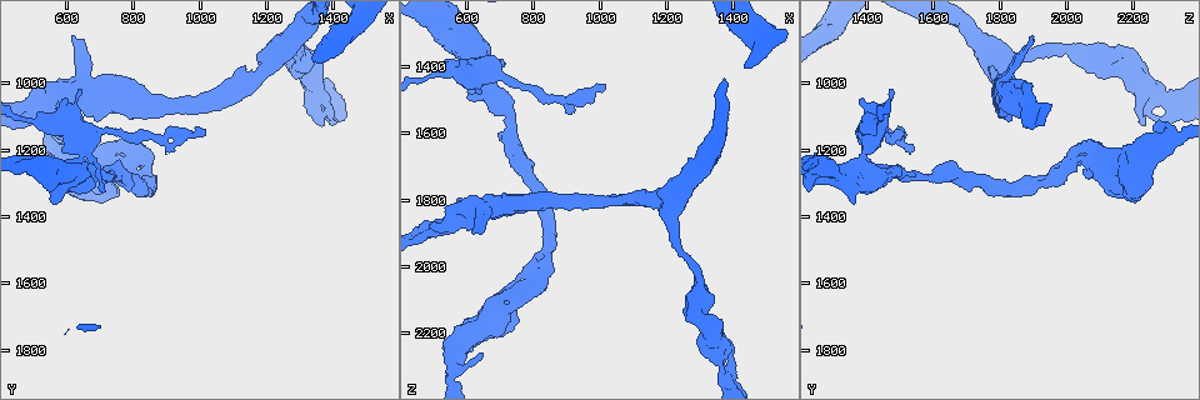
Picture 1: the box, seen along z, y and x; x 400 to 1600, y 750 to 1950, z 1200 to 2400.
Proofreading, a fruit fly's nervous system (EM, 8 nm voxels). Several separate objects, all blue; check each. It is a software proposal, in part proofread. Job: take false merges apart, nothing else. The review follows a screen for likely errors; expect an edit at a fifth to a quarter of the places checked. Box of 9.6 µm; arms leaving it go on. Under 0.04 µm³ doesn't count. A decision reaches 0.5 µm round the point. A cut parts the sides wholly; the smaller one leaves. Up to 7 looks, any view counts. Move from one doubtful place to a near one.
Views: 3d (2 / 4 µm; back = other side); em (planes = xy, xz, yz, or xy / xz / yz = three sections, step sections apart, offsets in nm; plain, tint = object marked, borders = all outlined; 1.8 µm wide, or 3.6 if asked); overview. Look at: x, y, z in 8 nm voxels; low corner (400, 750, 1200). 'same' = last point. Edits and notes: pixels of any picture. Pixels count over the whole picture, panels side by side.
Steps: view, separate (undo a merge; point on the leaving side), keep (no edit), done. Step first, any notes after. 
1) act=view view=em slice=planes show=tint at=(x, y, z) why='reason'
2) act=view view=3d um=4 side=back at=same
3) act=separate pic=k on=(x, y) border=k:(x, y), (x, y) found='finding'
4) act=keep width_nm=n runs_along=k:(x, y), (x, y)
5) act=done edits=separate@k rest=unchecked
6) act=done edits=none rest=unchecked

act=view view=3d um=4 at=(1200, 960, 1790) why='side arm on a straight run'

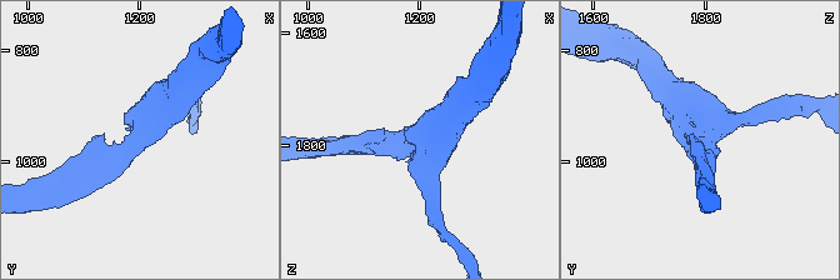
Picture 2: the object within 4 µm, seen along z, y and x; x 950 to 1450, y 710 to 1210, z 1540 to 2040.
act=view view=em slice=planes show=plain at=(1195, 955, 1785) arms=3 arm_widths_nm=220,300,360 why='need the tissue'

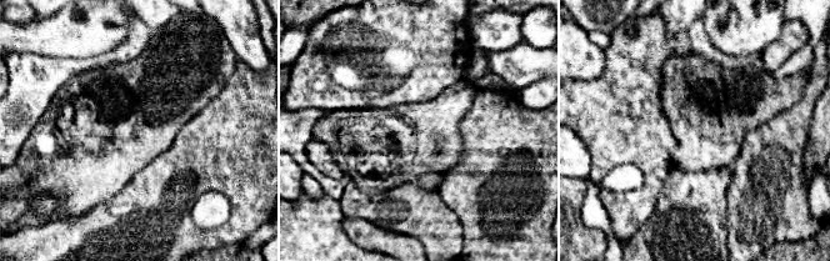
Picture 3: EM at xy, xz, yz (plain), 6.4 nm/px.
act=view view=em slice=planes show=tint at=same

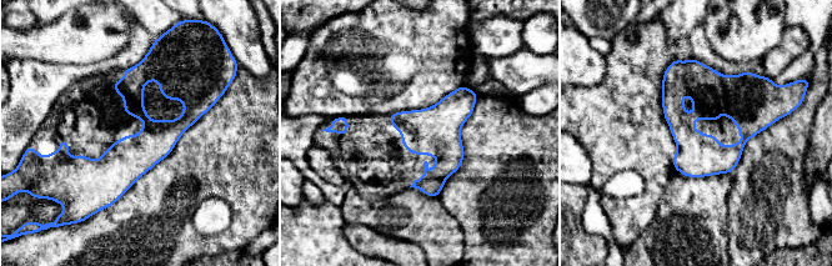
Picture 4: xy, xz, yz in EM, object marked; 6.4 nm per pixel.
act=keep found='continuous, no second neuron'

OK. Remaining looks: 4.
act=view view=em slice=planes show=tint at=(1390, 1110, 2290) why='closes a loop'

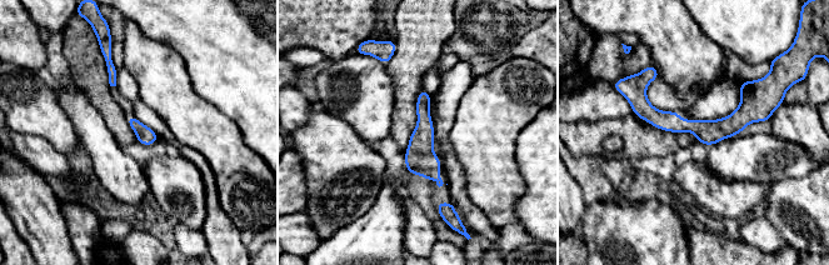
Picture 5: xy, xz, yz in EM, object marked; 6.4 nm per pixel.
act=keep width_nm=120 runs_along=5:(630, 99), (694, 126), (768, 104) found='all the same neuron'

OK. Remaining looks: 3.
act=view view=em slice=planes show=tint at=(690, 1040, 1810) why='touches itself'

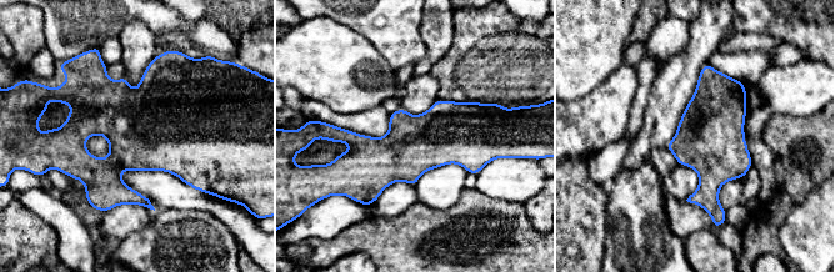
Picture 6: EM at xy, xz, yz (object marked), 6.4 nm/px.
act=keep width_nm=380 found='continuous, no second neuron'

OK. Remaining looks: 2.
act=done edits=none rest=unchecked

